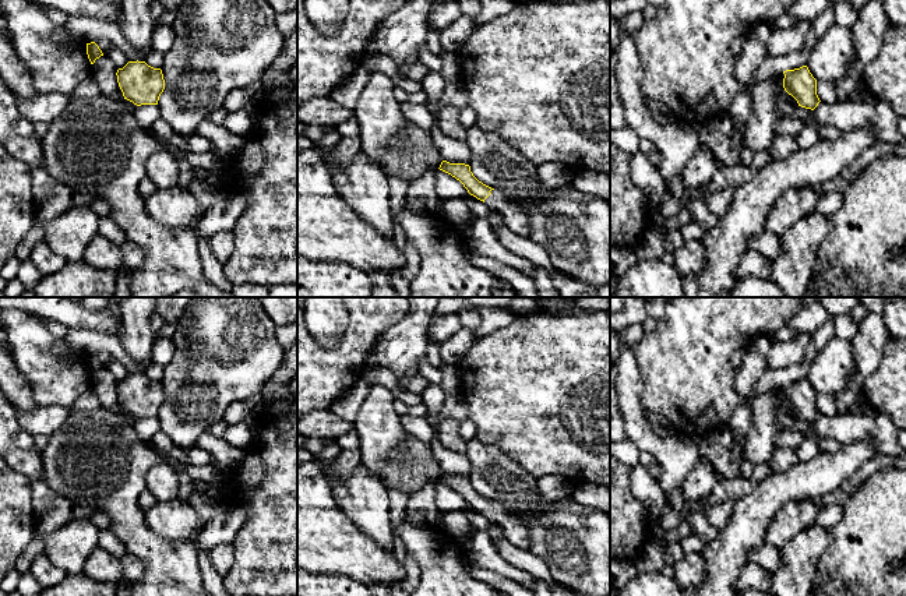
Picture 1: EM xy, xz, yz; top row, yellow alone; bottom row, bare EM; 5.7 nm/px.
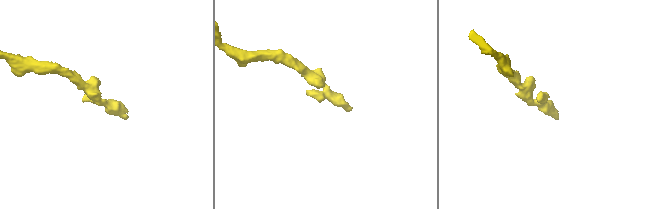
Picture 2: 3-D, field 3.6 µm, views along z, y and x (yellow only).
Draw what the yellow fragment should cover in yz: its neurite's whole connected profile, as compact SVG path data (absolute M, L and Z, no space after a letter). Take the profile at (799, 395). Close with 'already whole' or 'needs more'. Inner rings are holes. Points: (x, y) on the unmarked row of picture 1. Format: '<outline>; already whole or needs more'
M807 378L783 384L783 401L792 408L799 419L814 423L821 415L817 408L817 392Z; already whole

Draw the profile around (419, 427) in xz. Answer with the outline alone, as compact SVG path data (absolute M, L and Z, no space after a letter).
M403 415L401 416L401 424L410 435L431 445L433 427L426 417L410 417L409 415Z

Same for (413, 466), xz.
M409 435L381 469L380 480L385 489L399 489L415 494L427 484L438 483L441 475L431 447Z

